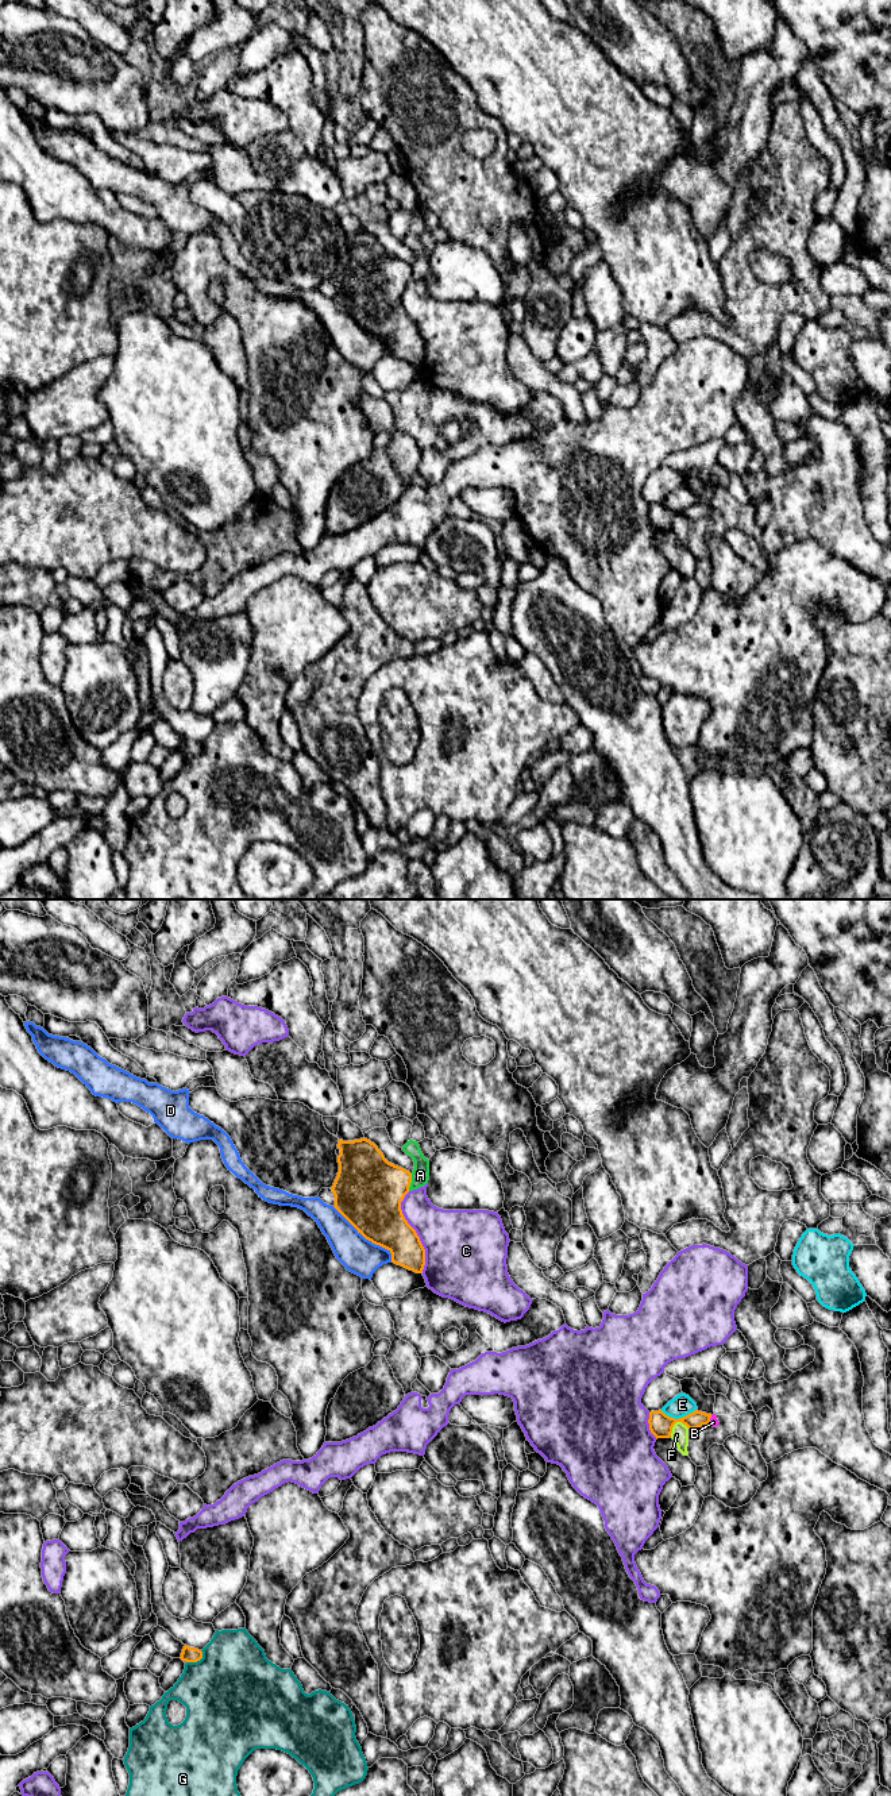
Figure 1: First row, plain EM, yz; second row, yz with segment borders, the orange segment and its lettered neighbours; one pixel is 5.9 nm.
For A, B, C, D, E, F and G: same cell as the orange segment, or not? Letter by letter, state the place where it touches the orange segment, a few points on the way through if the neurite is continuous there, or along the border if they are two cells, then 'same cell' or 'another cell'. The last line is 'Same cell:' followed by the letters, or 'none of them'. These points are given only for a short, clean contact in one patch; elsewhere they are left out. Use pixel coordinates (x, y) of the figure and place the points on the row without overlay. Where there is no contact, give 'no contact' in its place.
A: yz (411, 274) | another cell
B: yz (709, 512) | across yz (695, 512), (709, 512), (713, 515) | same cell
C: yz (415, 324) | another cell
D: yz (366, 331) | another cell
E: yz (679, 511) | another cell
F: yz (675, 515) | another cell
G: yz (196, 754) | another cell
Same cell: B

